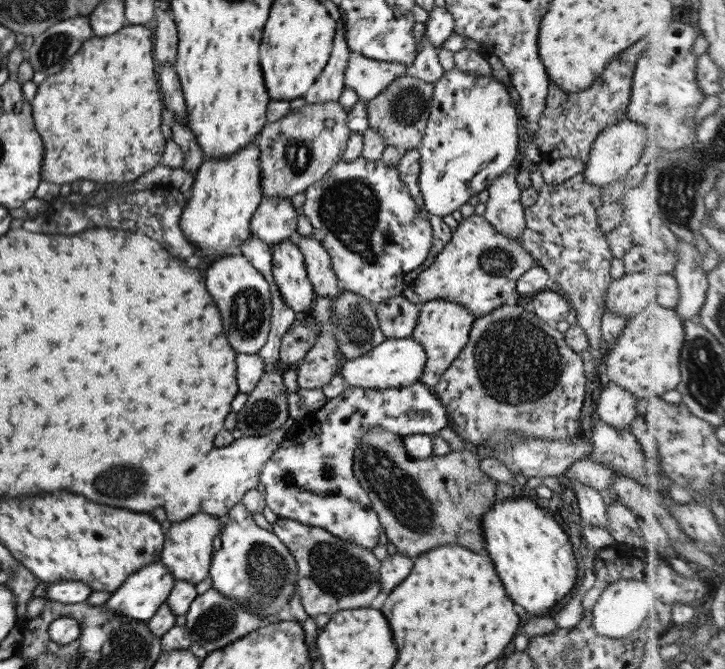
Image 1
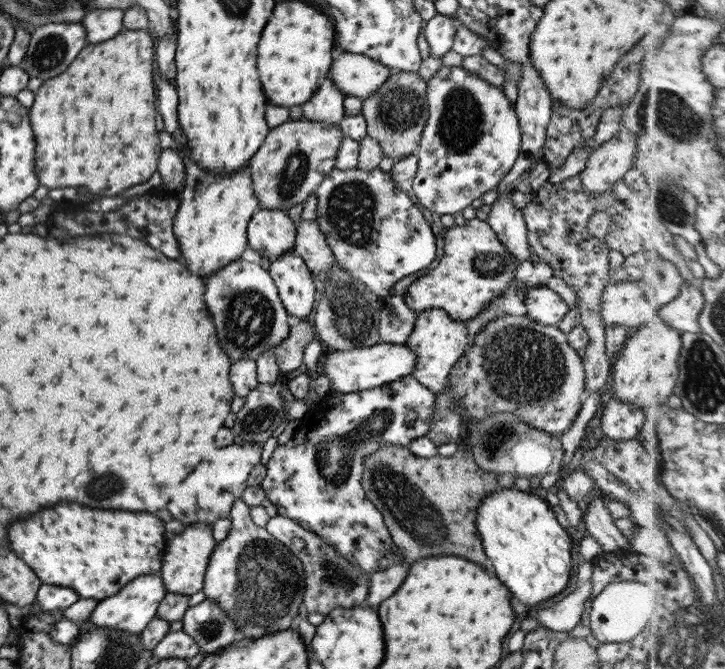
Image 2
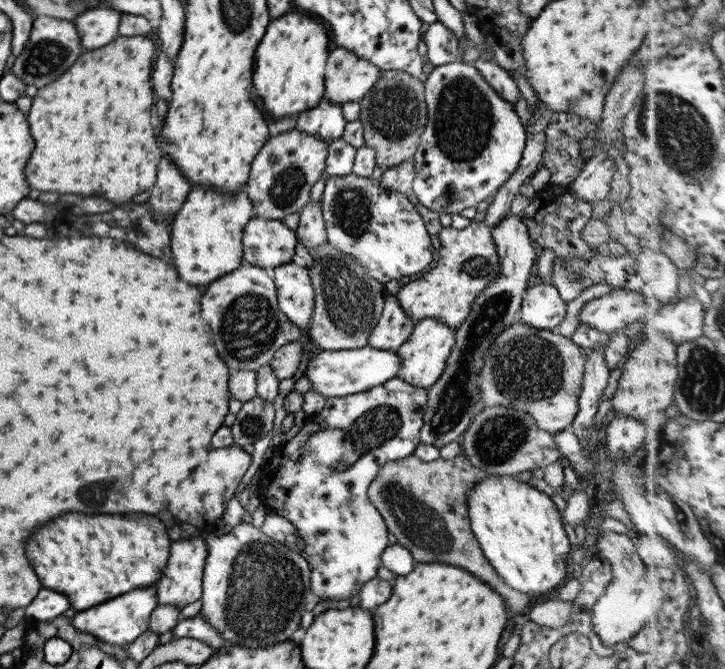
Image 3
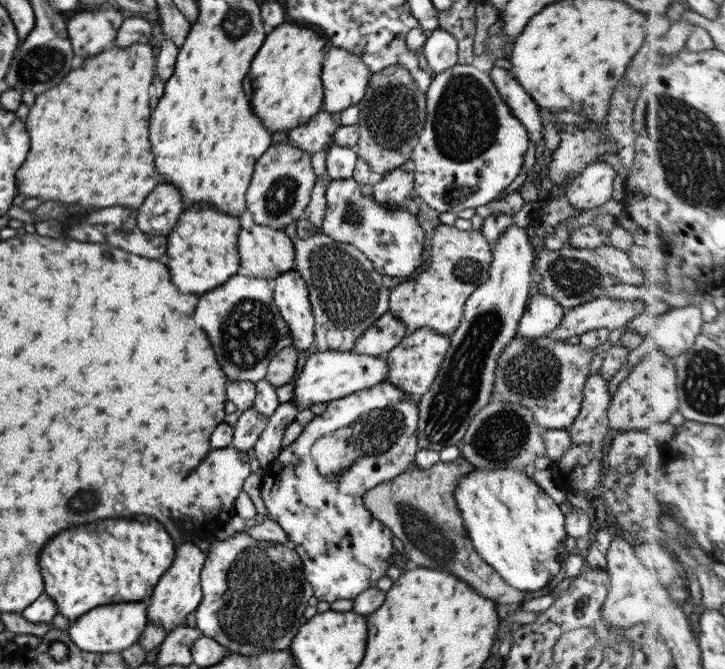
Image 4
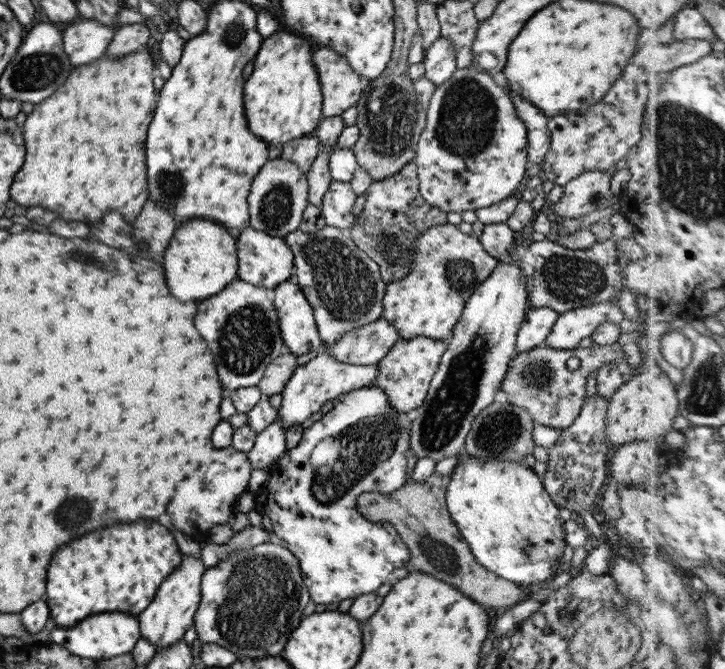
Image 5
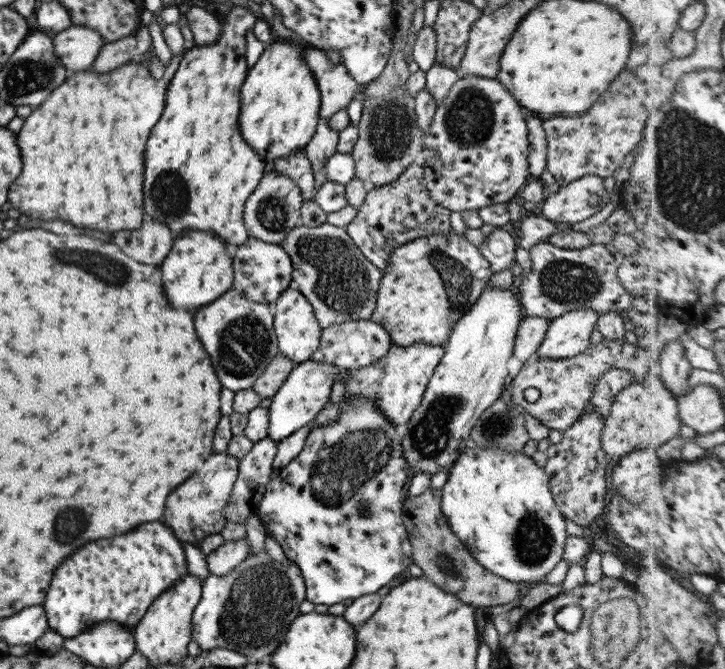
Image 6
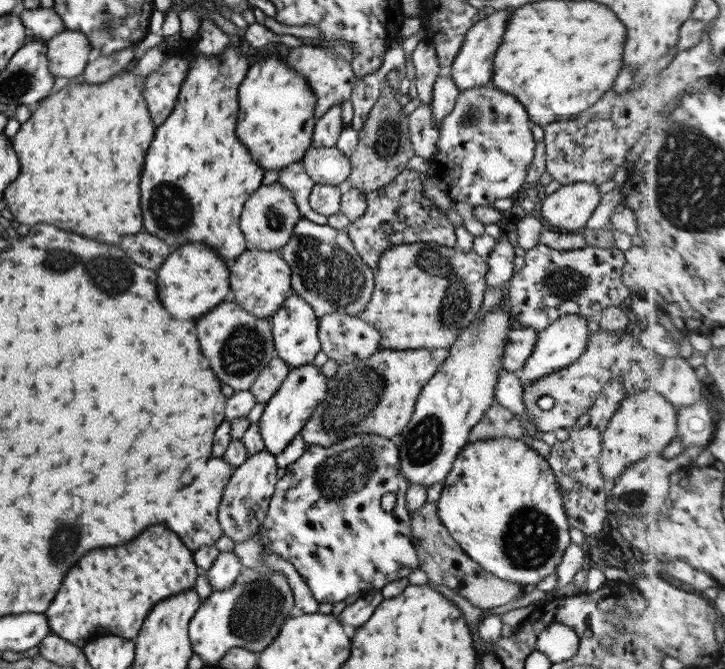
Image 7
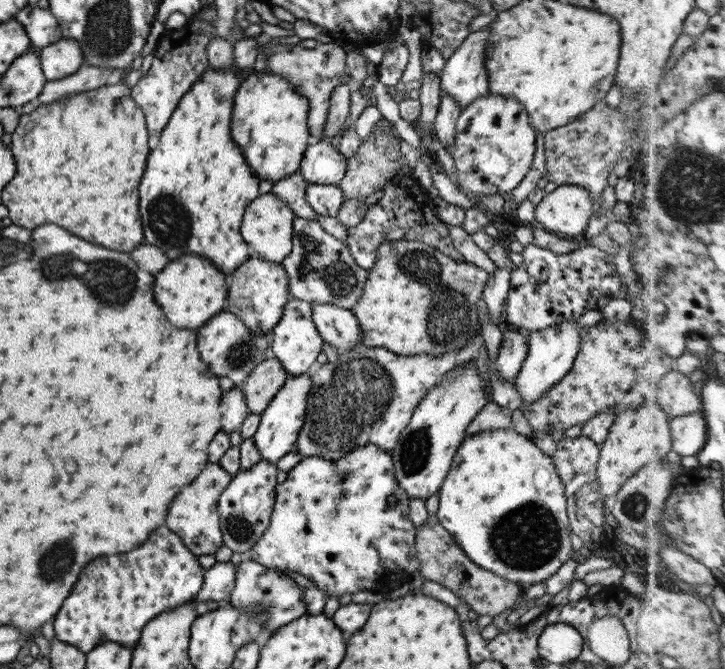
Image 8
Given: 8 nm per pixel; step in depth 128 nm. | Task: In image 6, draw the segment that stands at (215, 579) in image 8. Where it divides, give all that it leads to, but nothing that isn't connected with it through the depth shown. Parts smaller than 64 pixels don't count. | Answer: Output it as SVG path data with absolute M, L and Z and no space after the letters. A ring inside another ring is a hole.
M245 536L239 540L224 541L215 550L204 557L206 568L210 575L226 576L235 569L249 552L251 547L247 544Z

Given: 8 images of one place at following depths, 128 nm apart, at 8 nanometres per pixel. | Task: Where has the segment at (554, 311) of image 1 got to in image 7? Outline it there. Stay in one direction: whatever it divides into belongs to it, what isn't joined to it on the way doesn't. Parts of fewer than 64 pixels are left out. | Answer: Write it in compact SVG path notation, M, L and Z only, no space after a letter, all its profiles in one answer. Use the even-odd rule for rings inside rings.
M510 328L507 333L505 347L503 347L503 369L512 373L522 368L531 351L533 351L536 338L537 330L535 328Z

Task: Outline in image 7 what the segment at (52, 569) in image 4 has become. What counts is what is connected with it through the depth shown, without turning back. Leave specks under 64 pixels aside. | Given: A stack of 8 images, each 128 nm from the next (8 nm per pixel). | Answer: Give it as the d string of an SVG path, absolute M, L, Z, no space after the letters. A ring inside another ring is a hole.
M149 526L135 540L127 542L121 548L105 548L91 550L85 554L63 578L59 592L55 594L51 605L44 616L47 619L50 633L62 640L67 640L73 646L81 649L87 641L105 636L117 636L132 640L139 633L147 612L162 602L165 598L191 591L198 578L198 568L192 559L190 551L176 534L165 526Z

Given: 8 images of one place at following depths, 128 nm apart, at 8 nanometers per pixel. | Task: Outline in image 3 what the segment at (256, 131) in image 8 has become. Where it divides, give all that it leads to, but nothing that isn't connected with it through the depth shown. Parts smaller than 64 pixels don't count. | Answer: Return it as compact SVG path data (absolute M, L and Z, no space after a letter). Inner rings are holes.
M297 9L271 20L255 50L253 94L261 98L265 113L276 120L315 108L324 97L324 66L328 57L327 29L321 21Z

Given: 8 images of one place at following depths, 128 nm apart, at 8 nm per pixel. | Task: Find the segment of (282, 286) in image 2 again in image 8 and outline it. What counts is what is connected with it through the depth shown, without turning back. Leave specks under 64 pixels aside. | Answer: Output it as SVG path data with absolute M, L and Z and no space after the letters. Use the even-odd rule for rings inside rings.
M289 297L279 322L272 328L271 350L274 358L288 376L310 373L316 366L316 356L321 351L323 339L317 333L311 320L311 306L304 300Z

